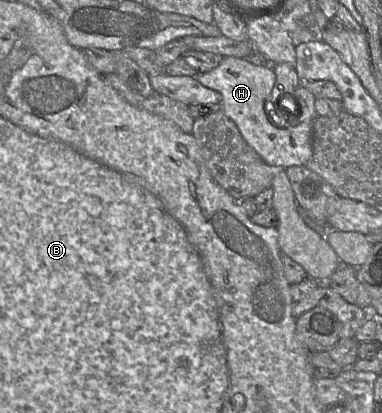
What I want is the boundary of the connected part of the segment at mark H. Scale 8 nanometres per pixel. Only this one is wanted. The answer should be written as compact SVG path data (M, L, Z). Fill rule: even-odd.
M223 57L220 64L195 77L203 86L221 94L219 108L237 126L247 144L270 166L288 168L306 166L313 154L312 133L314 121L290 126L278 105L270 102L276 81L272 69L257 66L246 58Z

